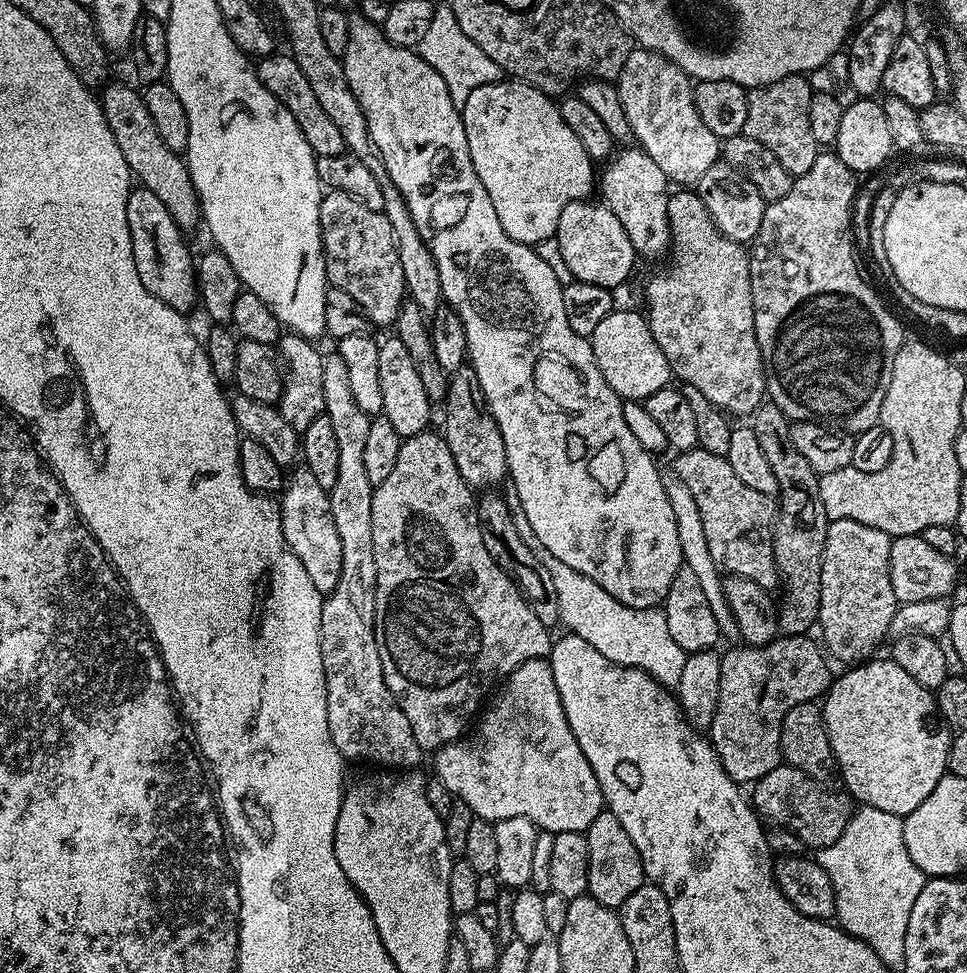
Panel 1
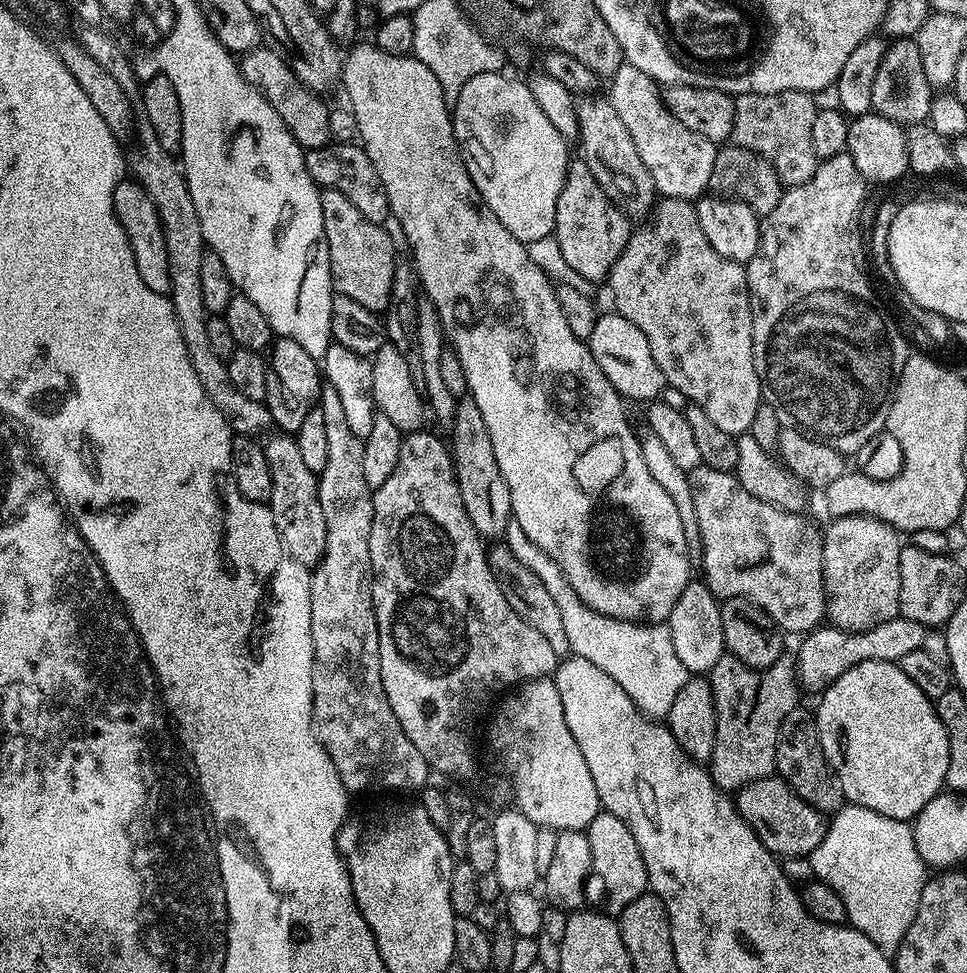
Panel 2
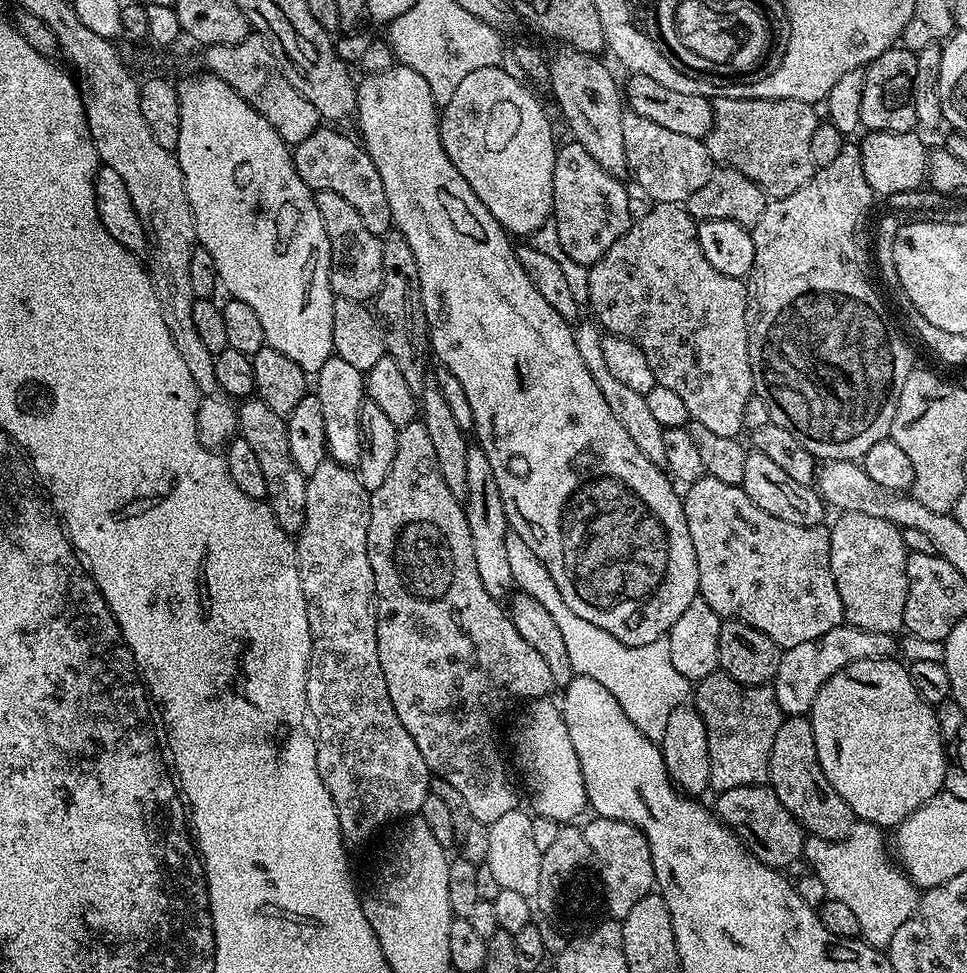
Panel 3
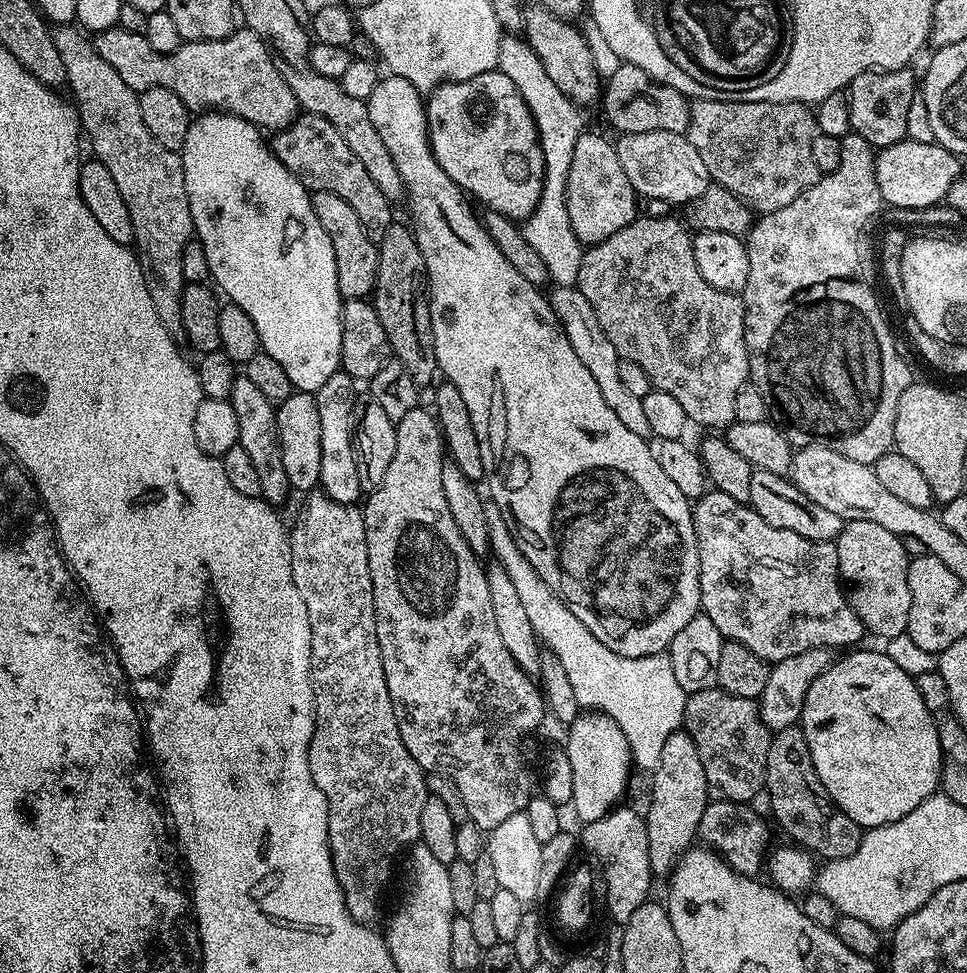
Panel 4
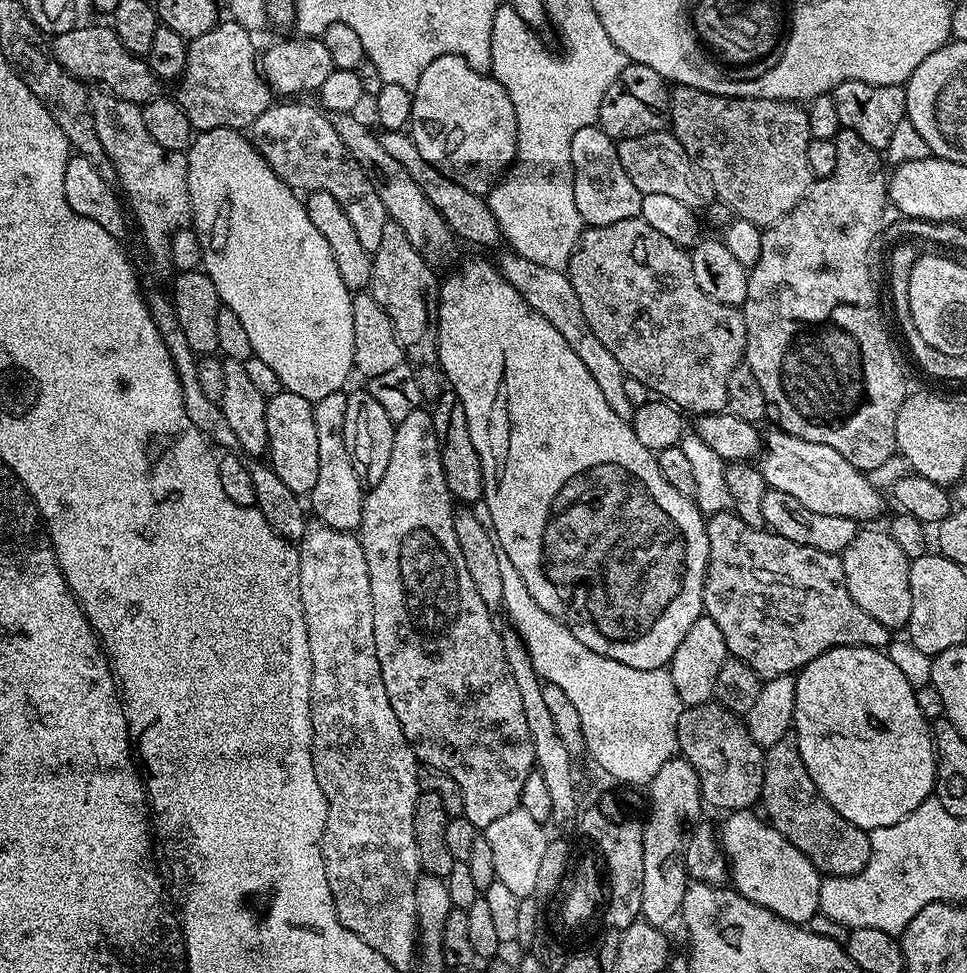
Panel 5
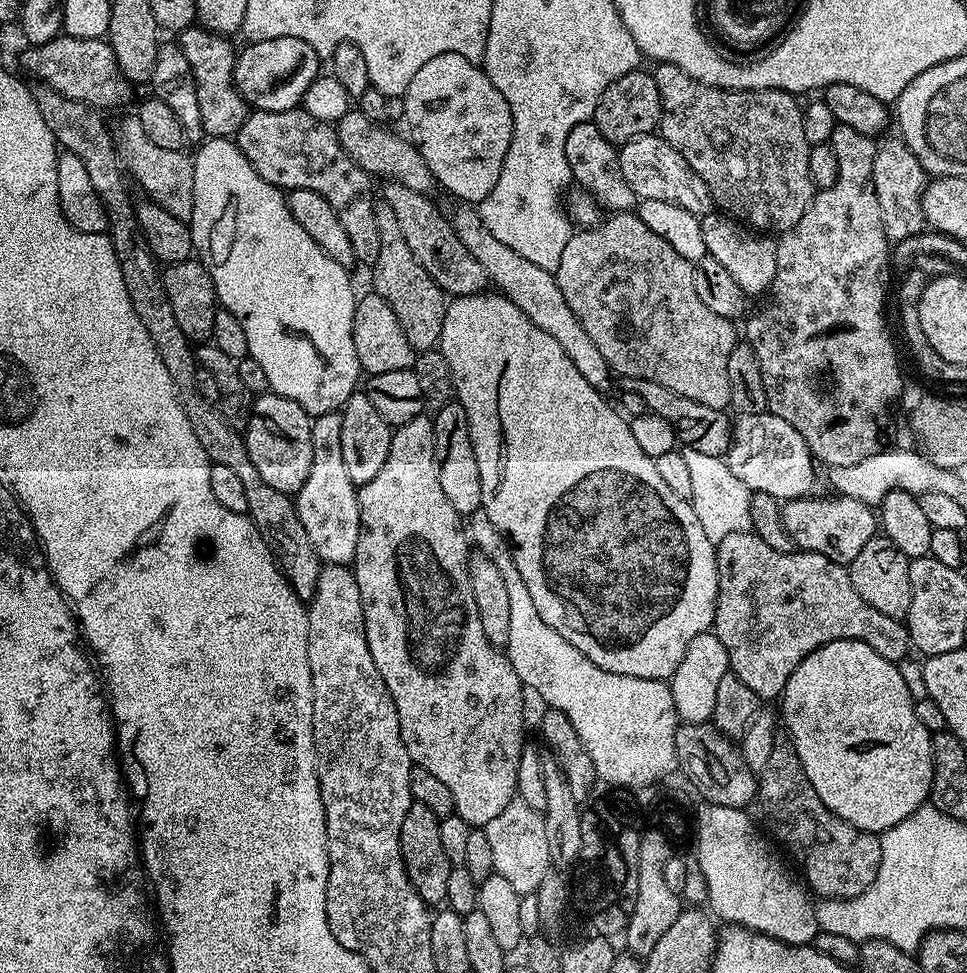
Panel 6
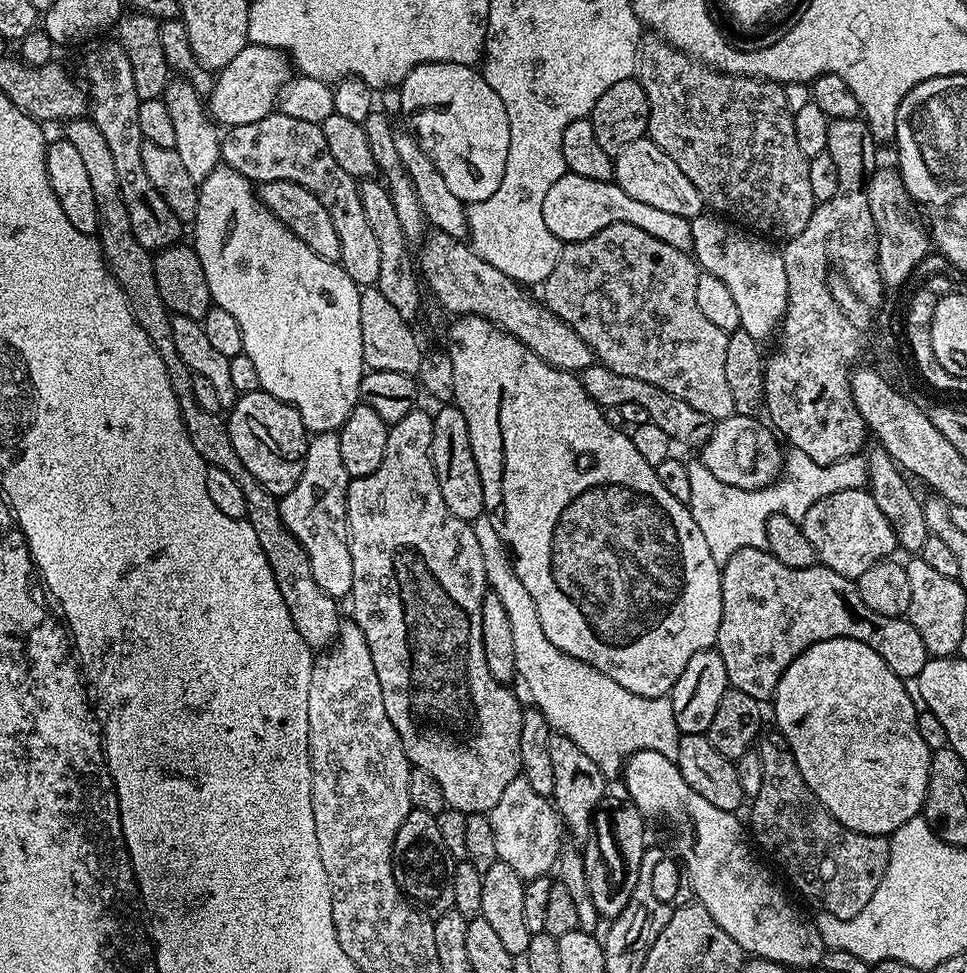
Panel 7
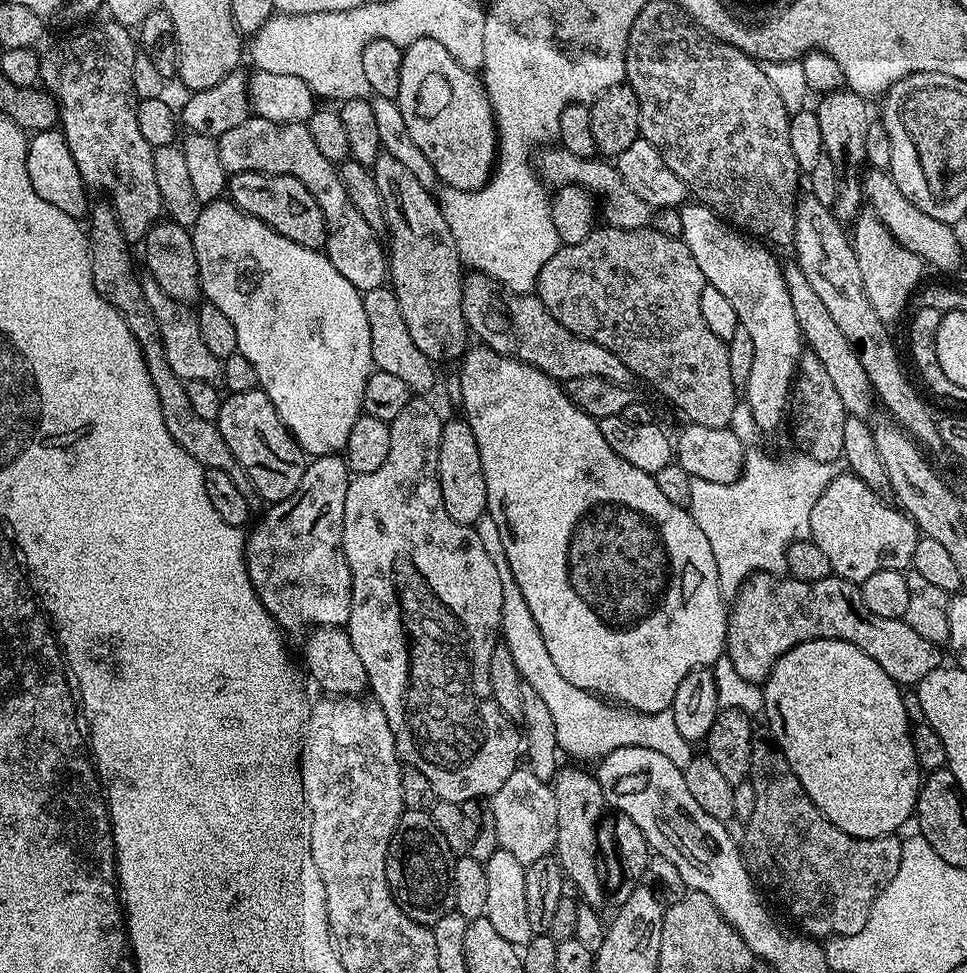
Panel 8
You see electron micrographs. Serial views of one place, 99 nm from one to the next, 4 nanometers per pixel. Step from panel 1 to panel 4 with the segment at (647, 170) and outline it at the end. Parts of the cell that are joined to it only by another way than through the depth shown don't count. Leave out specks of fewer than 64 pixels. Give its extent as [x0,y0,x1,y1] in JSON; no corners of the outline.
[523,2,602,106]

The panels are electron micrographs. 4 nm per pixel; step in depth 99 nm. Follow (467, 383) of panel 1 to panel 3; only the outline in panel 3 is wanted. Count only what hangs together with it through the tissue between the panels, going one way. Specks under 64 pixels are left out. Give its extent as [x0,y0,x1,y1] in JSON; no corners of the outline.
[462,446,514,601]

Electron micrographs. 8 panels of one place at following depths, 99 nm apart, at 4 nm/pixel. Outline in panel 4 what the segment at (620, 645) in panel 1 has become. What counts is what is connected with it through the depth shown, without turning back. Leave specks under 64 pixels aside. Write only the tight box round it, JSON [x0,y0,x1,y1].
[484,502,689,770]

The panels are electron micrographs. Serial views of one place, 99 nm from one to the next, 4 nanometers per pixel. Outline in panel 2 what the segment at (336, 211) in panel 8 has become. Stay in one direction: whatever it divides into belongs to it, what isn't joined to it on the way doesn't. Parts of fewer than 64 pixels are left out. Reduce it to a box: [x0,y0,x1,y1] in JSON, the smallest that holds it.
[304,142,392,226]

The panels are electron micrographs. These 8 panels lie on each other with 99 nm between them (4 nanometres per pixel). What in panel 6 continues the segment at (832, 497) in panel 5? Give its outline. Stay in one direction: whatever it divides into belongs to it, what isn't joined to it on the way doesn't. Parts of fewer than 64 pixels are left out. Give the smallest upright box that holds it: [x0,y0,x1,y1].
[726,411,816,502]

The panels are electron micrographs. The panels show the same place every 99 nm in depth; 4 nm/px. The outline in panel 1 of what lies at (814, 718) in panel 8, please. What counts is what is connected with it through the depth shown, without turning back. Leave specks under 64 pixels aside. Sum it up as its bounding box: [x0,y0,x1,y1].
[822,658,950,818]

